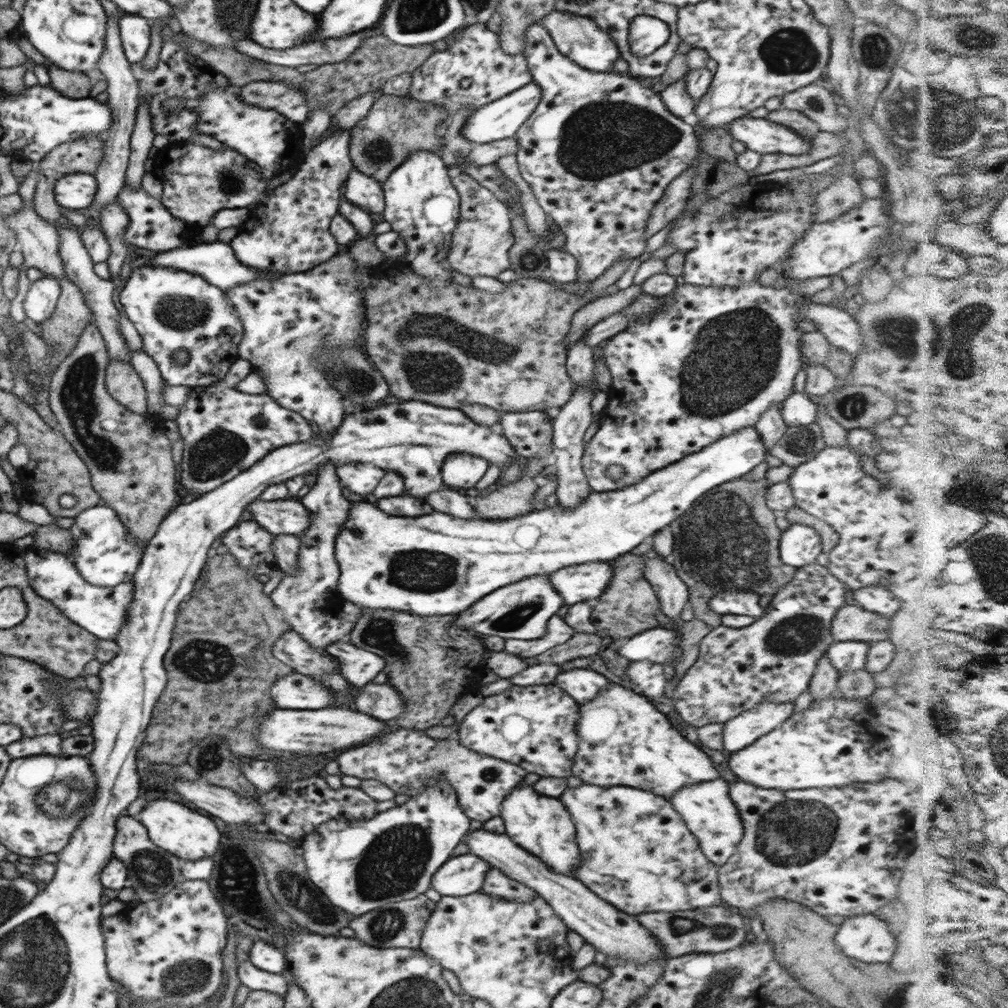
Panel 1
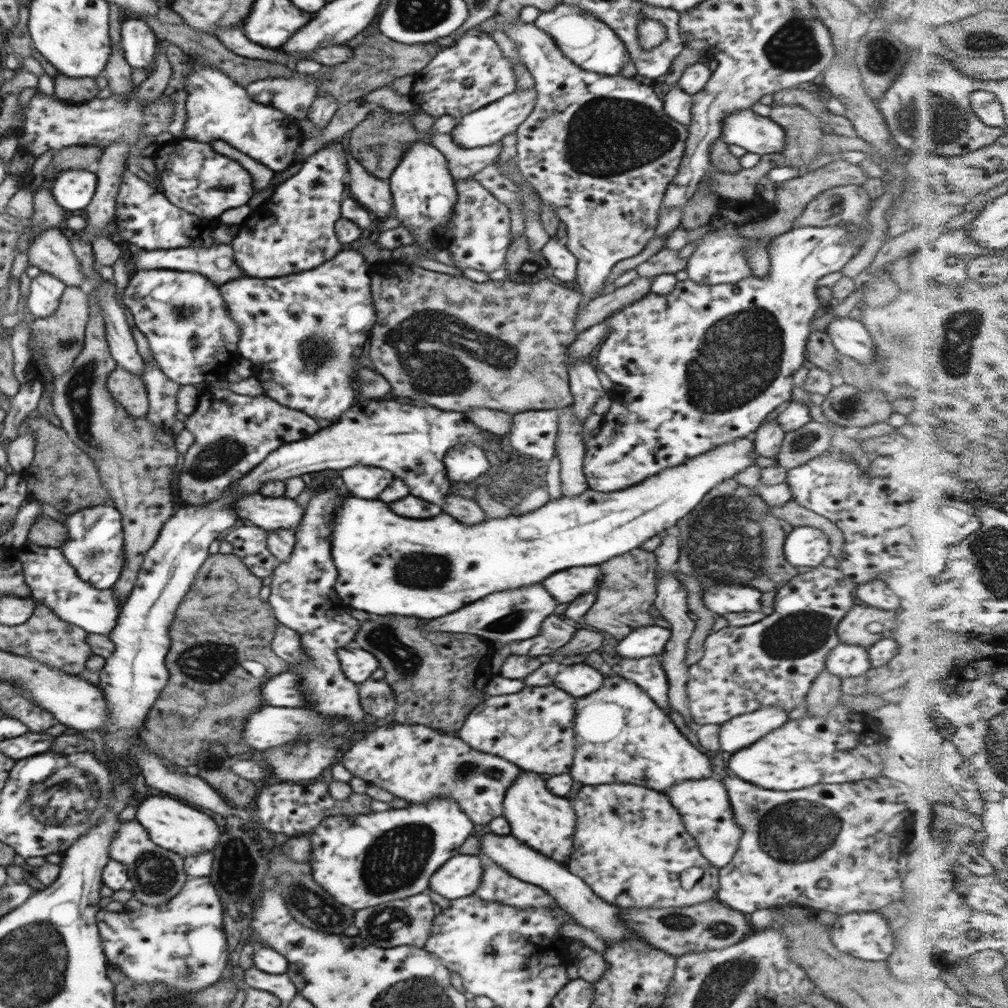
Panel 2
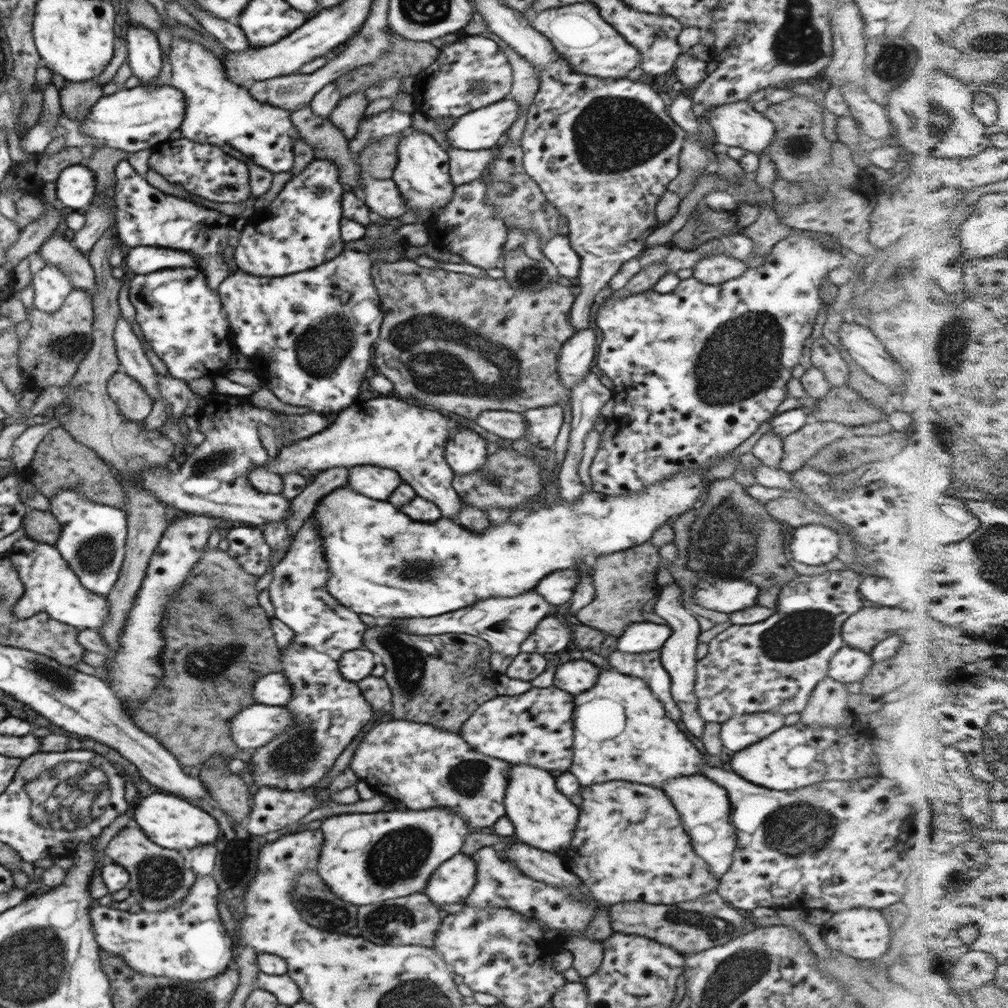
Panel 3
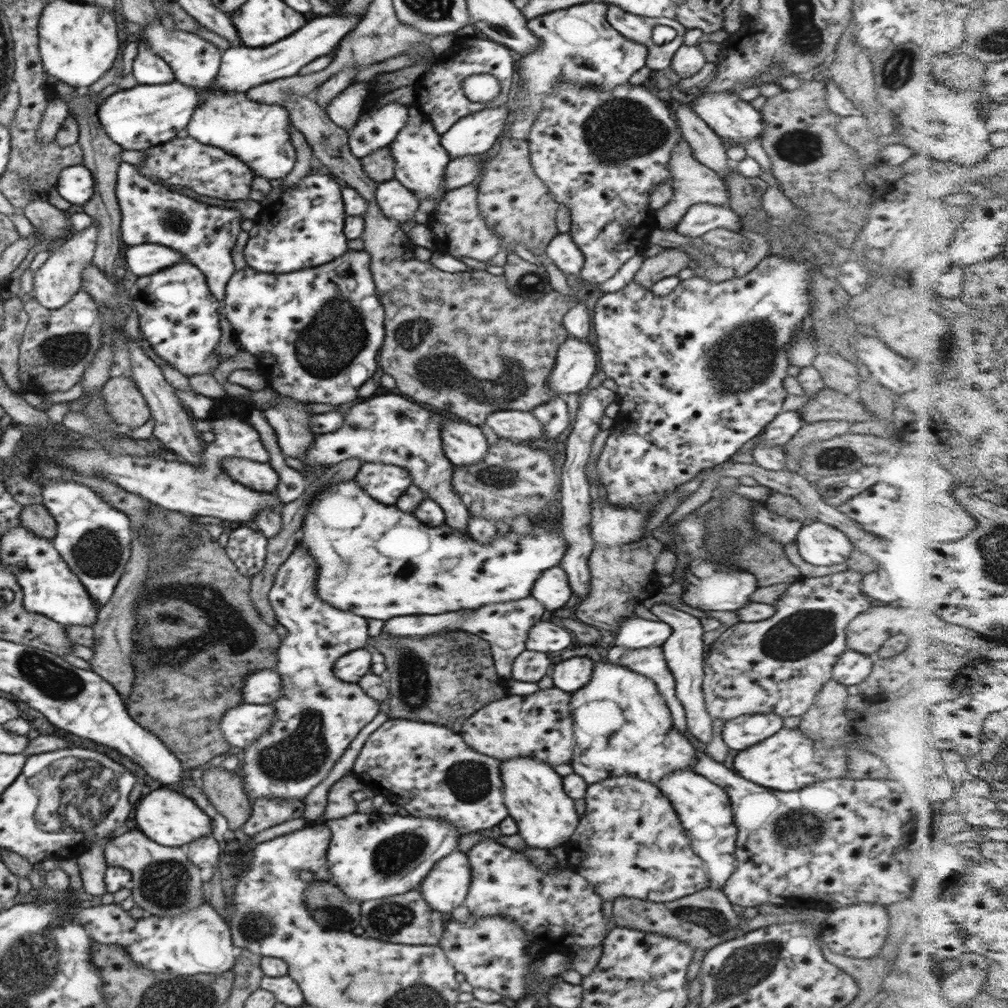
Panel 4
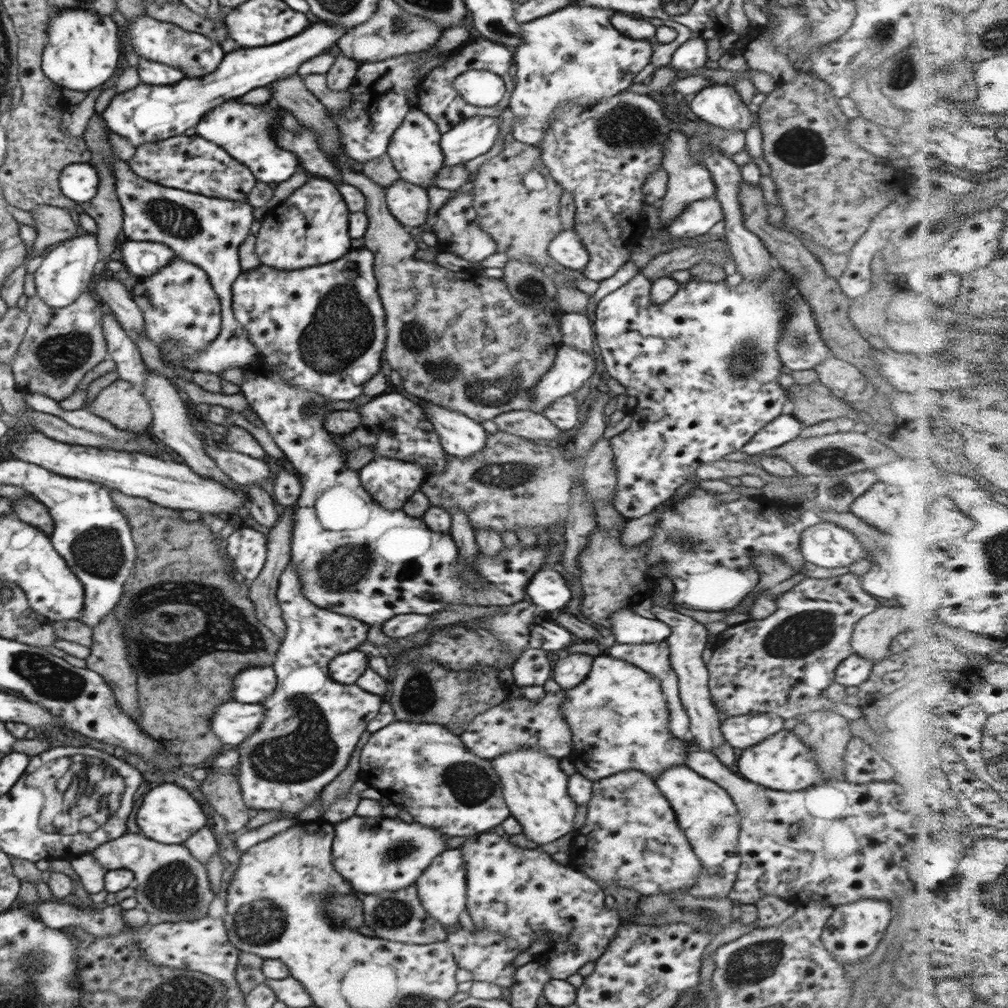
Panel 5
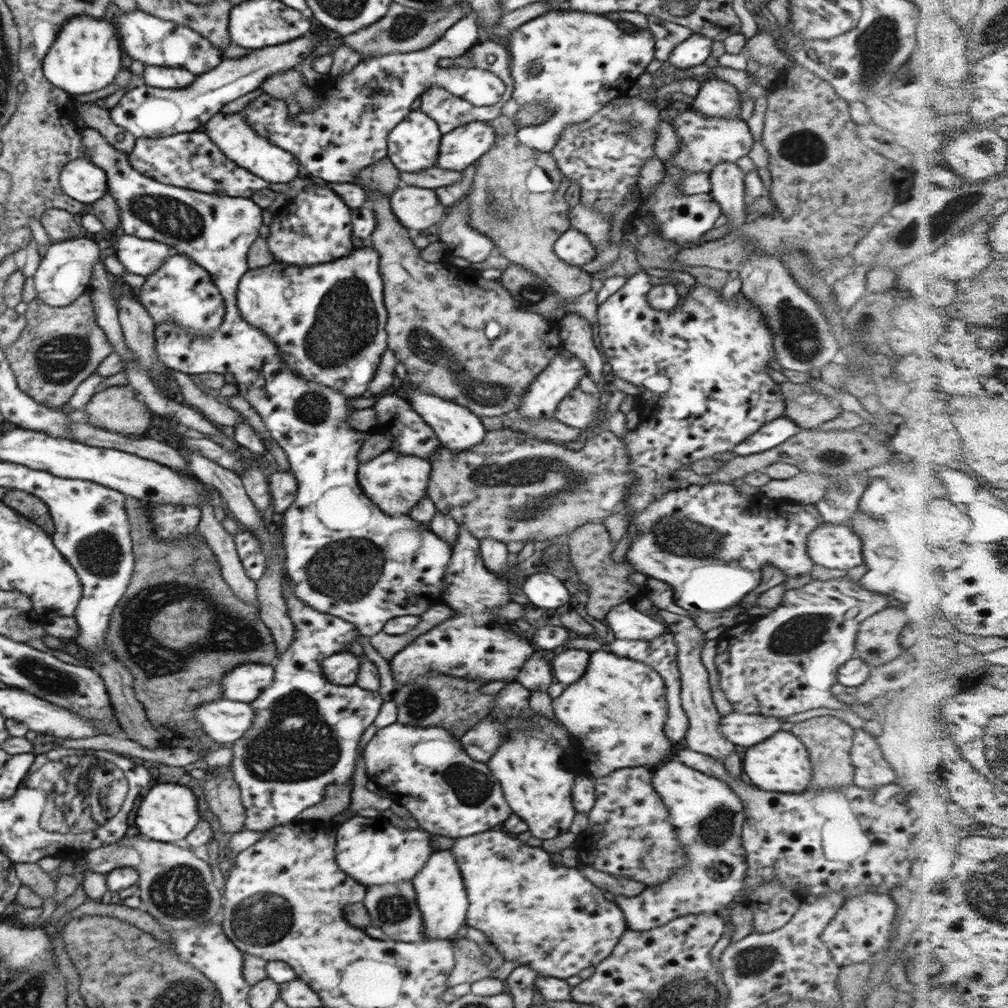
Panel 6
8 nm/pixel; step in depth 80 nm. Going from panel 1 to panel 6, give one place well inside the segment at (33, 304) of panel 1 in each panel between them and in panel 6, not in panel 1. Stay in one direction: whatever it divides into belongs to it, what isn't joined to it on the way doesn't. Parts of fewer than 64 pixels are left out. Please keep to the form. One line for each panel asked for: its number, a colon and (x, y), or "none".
2: (46, 291)
3: (51, 287)
4: (55, 283)
5: (67, 271)
6: (64, 274)

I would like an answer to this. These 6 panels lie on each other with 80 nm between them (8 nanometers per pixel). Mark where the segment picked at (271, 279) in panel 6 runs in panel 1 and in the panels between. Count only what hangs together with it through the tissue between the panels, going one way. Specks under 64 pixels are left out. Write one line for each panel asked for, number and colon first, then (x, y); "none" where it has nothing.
1: (285, 321)
2: (303, 332)
3: (312, 331)
4: (320, 330)
5: (322, 328)

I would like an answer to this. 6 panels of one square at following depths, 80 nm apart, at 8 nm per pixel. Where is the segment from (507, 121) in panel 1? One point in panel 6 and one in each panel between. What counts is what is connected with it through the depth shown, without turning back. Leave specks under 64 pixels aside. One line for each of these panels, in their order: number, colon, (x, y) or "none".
2: (488, 125)
3: (480, 129)
4: (474, 134)
5: (474, 136)
6: (463, 146)

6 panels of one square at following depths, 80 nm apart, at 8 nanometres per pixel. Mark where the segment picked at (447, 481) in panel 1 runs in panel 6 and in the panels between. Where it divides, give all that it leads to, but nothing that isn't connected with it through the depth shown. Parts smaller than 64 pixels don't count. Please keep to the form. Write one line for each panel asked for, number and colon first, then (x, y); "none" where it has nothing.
2: (466, 462)
3: (465, 452)
4: (464, 444)
5: (460, 436)
6: (457, 427)

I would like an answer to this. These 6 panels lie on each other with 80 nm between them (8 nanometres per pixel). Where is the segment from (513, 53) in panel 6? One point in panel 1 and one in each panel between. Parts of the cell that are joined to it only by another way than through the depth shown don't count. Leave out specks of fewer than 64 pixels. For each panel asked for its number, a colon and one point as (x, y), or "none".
1: (578, 38)
2: (582, 37)
3: (591, 46)
4: (577, 44)
5: (574, 54)

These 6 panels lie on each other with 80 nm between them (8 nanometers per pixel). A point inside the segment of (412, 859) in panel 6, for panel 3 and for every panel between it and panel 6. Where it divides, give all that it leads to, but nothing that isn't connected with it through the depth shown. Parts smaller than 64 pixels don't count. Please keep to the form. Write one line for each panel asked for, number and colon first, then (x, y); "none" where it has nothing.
3: (366, 857)
4: (371, 856)
5: (373, 854)

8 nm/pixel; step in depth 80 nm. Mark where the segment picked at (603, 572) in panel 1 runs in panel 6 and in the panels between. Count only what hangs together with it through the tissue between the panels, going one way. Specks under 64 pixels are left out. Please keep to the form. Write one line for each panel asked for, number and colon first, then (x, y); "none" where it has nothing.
2: (567, 585)
3: (558, 587)
4: (552, 589)
5: (548, 589)
6: (544, 591)

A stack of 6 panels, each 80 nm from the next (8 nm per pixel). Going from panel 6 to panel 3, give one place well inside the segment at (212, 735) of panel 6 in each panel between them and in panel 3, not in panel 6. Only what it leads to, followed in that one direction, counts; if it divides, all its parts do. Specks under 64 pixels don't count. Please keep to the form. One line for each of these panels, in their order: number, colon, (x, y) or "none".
3: (254, 727)
4: (242, 725)
5: (233, 722)

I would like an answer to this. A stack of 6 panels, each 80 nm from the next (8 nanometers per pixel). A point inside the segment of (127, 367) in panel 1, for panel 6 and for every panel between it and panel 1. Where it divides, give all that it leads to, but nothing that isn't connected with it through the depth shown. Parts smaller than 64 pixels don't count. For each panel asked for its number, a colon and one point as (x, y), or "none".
2: (129, 390)
3: (133, 401)
4: (124, 402)
5: (121, 403)
6: (119, 409)

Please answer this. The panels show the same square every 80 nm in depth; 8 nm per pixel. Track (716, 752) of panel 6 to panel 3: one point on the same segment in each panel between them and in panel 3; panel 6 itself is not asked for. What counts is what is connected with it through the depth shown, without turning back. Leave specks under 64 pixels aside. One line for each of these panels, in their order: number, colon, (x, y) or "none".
3: (678, 654)
4: (683, 649)
5: (687, 639)

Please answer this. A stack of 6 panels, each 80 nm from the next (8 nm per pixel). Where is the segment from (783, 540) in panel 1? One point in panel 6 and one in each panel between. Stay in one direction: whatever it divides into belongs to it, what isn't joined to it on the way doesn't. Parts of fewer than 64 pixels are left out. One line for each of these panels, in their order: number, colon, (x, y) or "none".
2: (804, 546)
3: (813, 544)
4: (818, 543)
5: (826, 544)
6: (831, 545)

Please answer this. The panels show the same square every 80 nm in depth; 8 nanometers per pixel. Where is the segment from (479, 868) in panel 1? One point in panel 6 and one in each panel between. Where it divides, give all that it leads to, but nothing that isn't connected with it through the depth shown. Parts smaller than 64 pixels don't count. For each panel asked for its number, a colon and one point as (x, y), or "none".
2: (459, 876)
3: (453, 880)
4: (445, 888)
5: (442, 888)
6: (441, 895)

